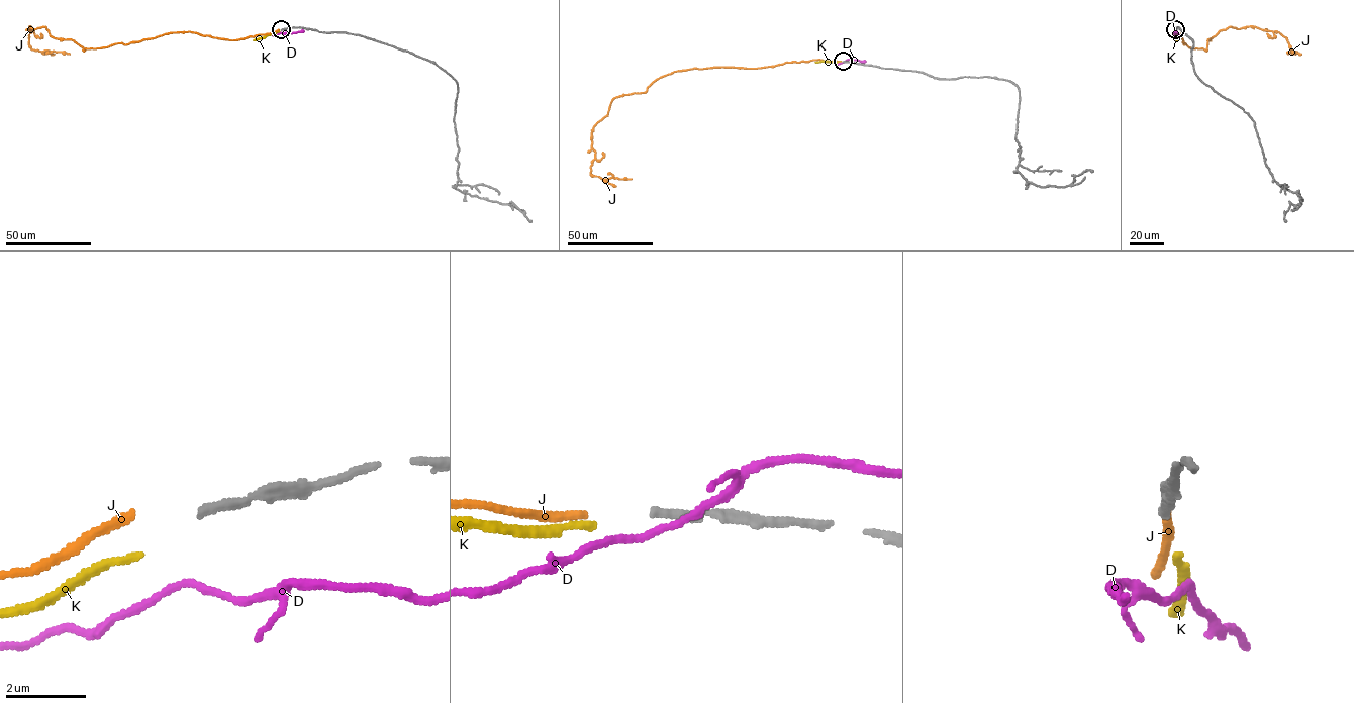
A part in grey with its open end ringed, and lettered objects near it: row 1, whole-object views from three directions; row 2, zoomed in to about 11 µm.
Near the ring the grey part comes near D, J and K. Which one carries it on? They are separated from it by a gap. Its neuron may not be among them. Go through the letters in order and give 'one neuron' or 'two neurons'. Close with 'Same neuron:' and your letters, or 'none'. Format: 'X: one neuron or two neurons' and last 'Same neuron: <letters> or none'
D: two neurons
J: two neurons
K: two neurons
Same neuron: none

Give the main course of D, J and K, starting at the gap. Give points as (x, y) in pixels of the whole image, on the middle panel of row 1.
D: (843, 62), (848, 59), (866, 61)
J: (841, 61), (693, 68), (660, 77), (646, 92), (614, 97), (593, 128), (590, 174), (632, 179)
K: (841, 62), (815, 62)

